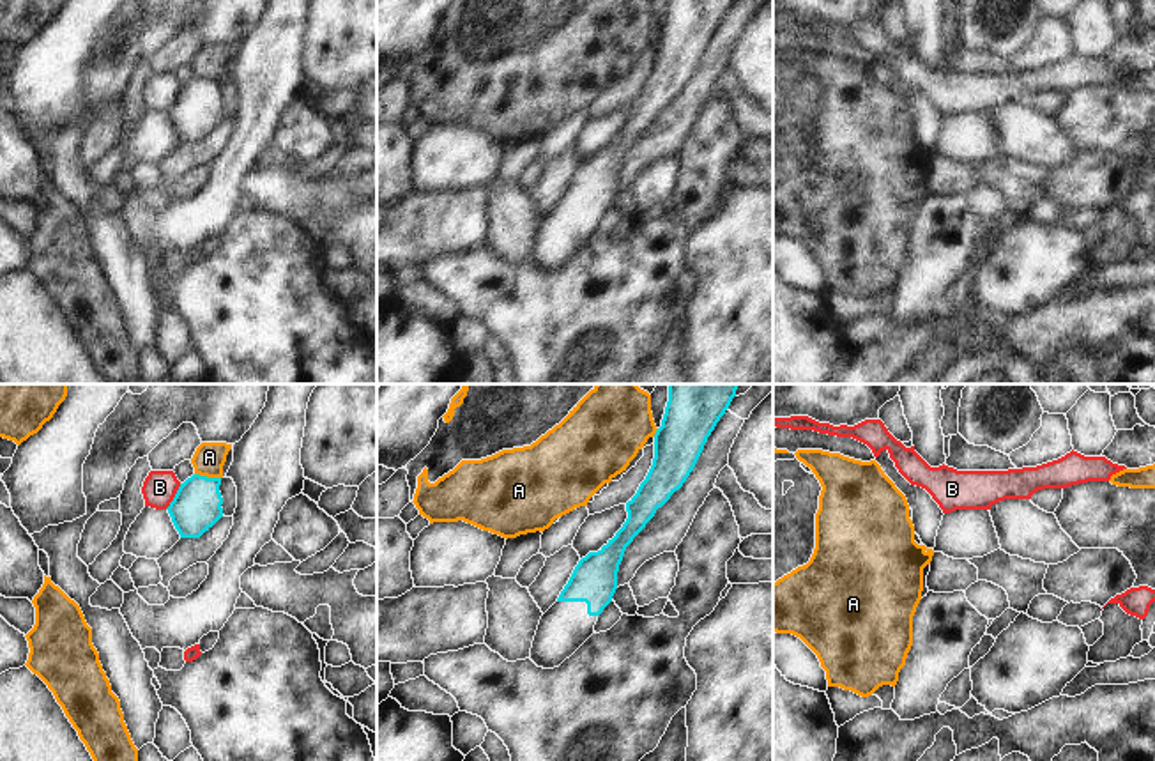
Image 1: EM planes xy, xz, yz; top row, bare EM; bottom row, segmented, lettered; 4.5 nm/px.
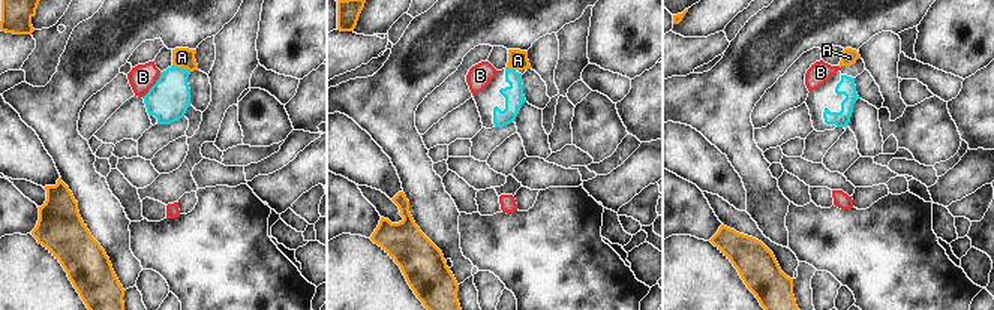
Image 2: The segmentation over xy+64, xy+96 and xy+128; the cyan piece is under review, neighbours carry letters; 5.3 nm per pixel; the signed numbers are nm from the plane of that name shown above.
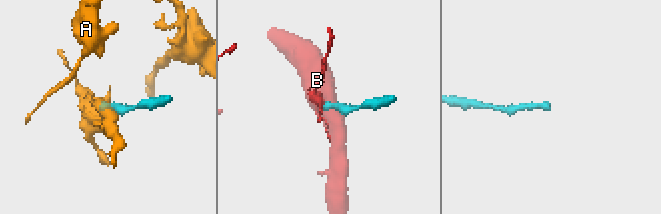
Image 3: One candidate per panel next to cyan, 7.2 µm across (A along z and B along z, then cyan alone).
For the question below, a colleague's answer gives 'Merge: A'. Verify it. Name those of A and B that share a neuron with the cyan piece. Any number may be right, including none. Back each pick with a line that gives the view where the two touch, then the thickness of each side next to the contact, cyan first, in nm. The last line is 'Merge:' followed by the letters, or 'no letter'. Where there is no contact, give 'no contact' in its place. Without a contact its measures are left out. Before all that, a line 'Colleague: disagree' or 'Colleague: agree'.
Colleague: disagree
Merge: no letter

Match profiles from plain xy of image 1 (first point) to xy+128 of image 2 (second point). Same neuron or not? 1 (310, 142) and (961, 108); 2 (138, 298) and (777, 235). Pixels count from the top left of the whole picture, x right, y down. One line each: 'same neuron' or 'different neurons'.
1: different neurons
2: same neuron

